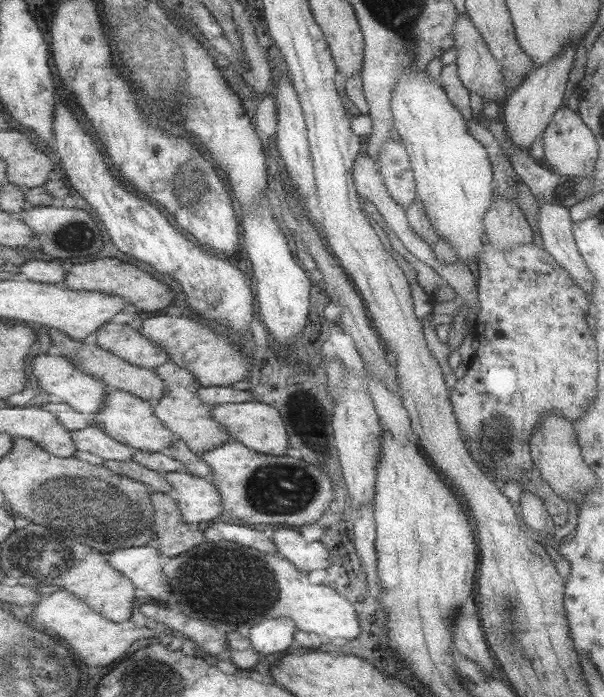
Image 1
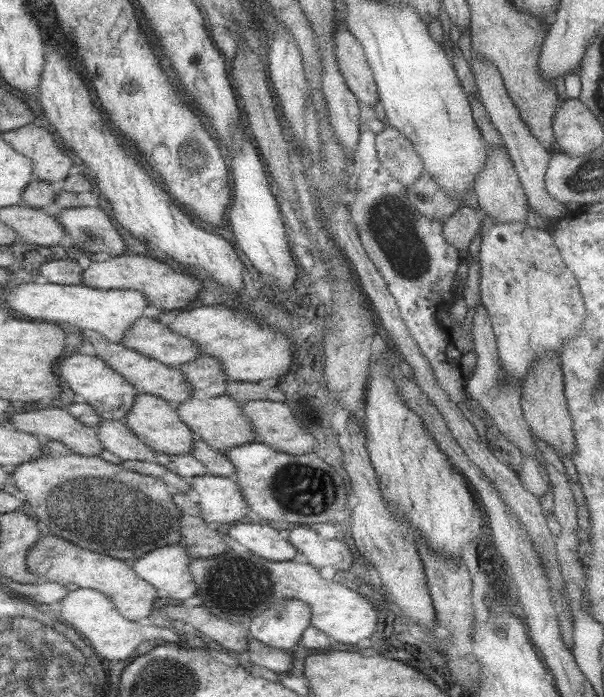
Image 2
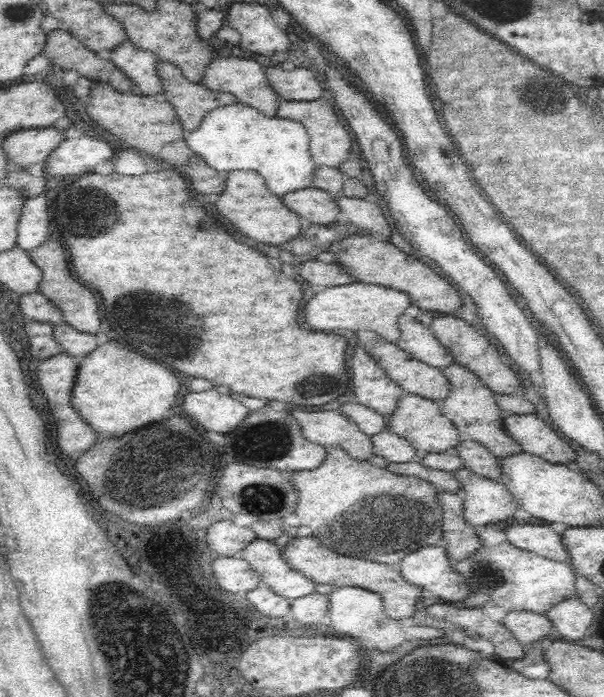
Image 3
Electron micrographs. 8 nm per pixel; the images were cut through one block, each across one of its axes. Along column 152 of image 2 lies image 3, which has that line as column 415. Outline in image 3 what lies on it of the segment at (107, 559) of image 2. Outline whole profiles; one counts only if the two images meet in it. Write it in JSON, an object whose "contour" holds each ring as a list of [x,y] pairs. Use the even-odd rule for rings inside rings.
{"contour":[[[312,536],[296,537],[285,546],[285,557],[294,569],[315,580],[317,584],[330,584],[337,587],[360,587],[372,592],[379,592],[385,599],[387,614],[396,620],[410,618],[416,612],[416,604],[429,595],[421,586],[408,582],[397,566],[388,566],[375,560],[354,558],[334,552],[320,538]]]}

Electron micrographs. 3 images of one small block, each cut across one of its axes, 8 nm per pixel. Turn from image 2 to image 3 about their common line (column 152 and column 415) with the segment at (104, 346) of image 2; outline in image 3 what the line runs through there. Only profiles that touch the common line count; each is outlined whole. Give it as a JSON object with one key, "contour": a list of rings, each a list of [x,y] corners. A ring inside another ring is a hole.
{"contour":[[[372,330],[357,331],[356,335],[359,339],[358,344],[364,347],[380,363],[381,368],[400,384],[406,392],[438,401],[443,401],[450,396],[452,383],[443,373],[443,369],[434,368],[432,365],[416,359],[410,352],[400,349],[398,344],[386,340],[386,338]]]}

